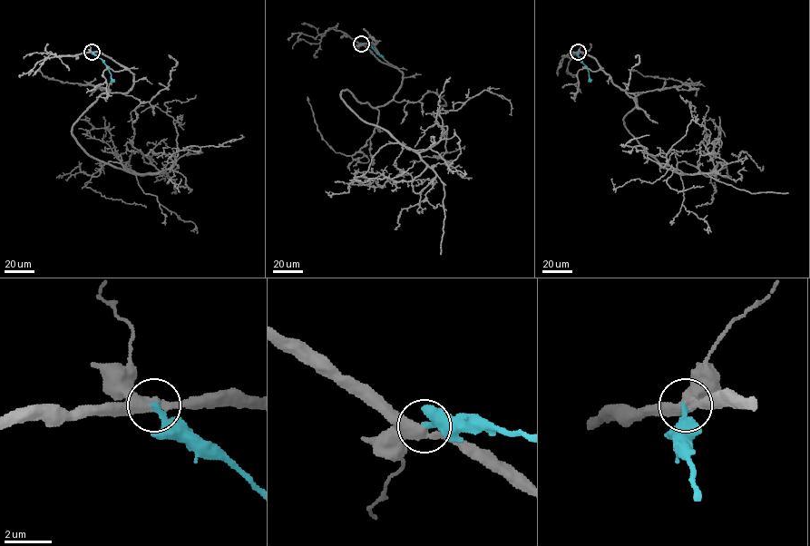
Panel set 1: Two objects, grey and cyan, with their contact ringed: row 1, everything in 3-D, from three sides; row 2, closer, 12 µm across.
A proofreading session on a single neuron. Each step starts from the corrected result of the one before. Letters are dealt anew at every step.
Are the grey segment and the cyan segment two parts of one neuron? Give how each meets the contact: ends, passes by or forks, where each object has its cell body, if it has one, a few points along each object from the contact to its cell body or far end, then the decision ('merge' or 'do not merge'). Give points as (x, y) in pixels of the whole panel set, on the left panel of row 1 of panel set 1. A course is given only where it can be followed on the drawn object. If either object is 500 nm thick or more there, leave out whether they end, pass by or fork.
grey forks; cyan ends; soma grey none; soma cyan none; course grey (92, 52), (134, 74), (126, 92), (102, 92), (73, 128), (98, 160), (158, 173), (178, 151), (242, 135); course cyan (92, 52), (109, 69), (112, 81), (111, 81); do not merge

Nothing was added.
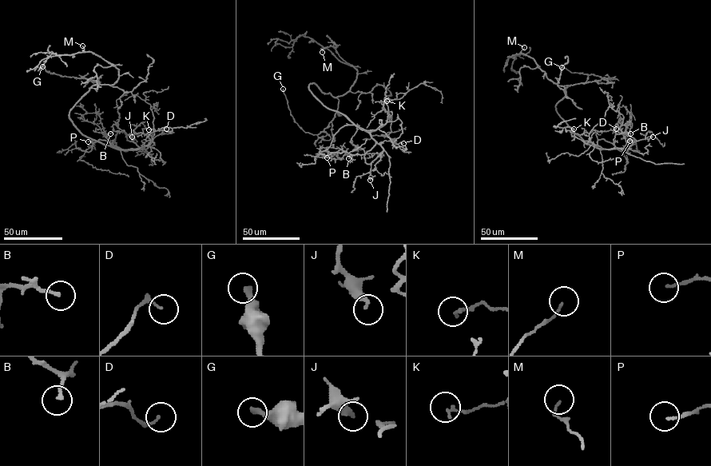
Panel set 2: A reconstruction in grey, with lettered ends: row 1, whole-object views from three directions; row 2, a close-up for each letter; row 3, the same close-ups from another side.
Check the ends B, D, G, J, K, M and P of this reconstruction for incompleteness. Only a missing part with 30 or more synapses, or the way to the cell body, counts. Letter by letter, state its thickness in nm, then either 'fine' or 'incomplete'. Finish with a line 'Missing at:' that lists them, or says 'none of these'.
B: calibre 170 nm; fine
D: calibre 120 nm; fine
G: calibre 320 nm; fine
J: calibre 280 nm; fine
K: calibre 160 nm; fine
M: calibre 80 nm; fine
P: calibre 130 nm; fine
Missing at: none of these

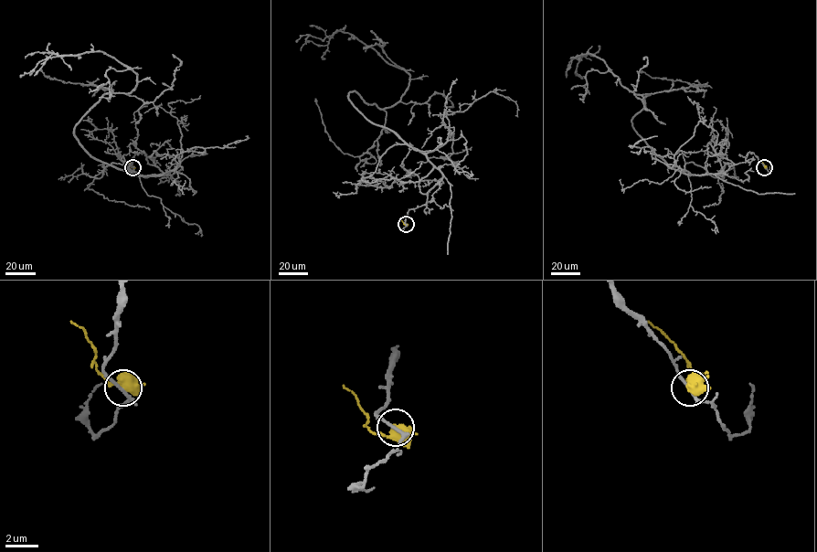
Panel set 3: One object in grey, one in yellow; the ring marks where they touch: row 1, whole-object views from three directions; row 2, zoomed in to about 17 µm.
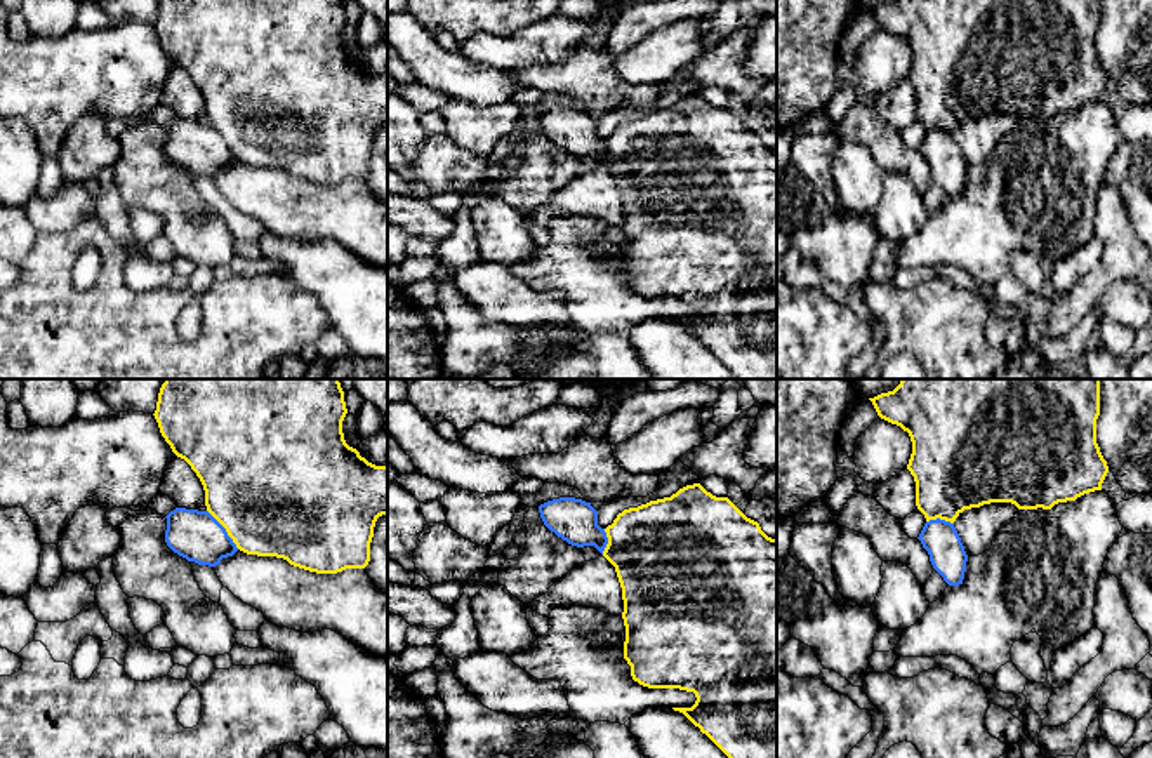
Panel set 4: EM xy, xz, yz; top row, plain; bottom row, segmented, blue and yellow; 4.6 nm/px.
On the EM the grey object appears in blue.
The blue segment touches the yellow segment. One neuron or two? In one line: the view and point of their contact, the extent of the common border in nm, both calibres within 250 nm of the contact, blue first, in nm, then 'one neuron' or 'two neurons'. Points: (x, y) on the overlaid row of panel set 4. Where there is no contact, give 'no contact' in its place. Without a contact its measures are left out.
xy (225, 529) | 240 nm | 240/500 nm | two neurons

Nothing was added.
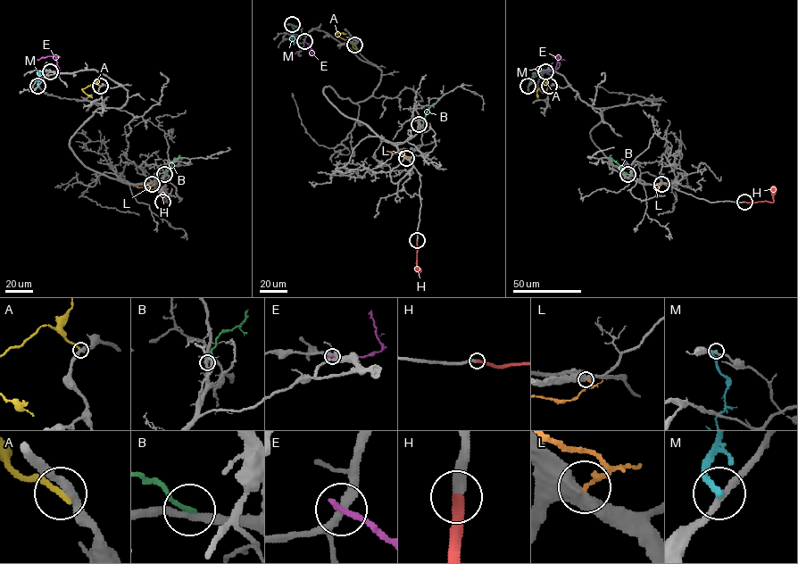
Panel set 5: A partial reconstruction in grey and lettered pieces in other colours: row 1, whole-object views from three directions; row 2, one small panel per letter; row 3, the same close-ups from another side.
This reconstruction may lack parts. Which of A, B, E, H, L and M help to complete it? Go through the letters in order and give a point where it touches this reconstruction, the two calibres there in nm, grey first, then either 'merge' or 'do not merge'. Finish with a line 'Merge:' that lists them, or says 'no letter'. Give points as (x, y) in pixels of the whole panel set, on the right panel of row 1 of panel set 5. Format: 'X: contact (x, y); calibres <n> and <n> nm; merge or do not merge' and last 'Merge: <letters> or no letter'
A: contact (549, 86); calibres 360 and 280 nm; do not merge
B: contact (627, 174); calibres 280 and 150 nm; do not merge
E: contact (545, 71); calibres 240 and 240 nm; do not merge
H: contact (744, 202); calibres 360 and 360 nm; merge
L: contact (661, 184); calibres 550 and 190 nm; do not merge
M: contact (527, 86); calibres 200 and 240 nm; do not merge
Merge: H

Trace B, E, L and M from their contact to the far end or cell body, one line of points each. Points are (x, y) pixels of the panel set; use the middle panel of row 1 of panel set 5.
B: (419, 123), (428, 110), (432, 105), (433, 107)
E: (304, 41), (311, 54), (311, 49), (297, 51), (291, 61)
L: (406, 158), (398, 152), (386, 151)
M: (292, 24), (293, 45)

